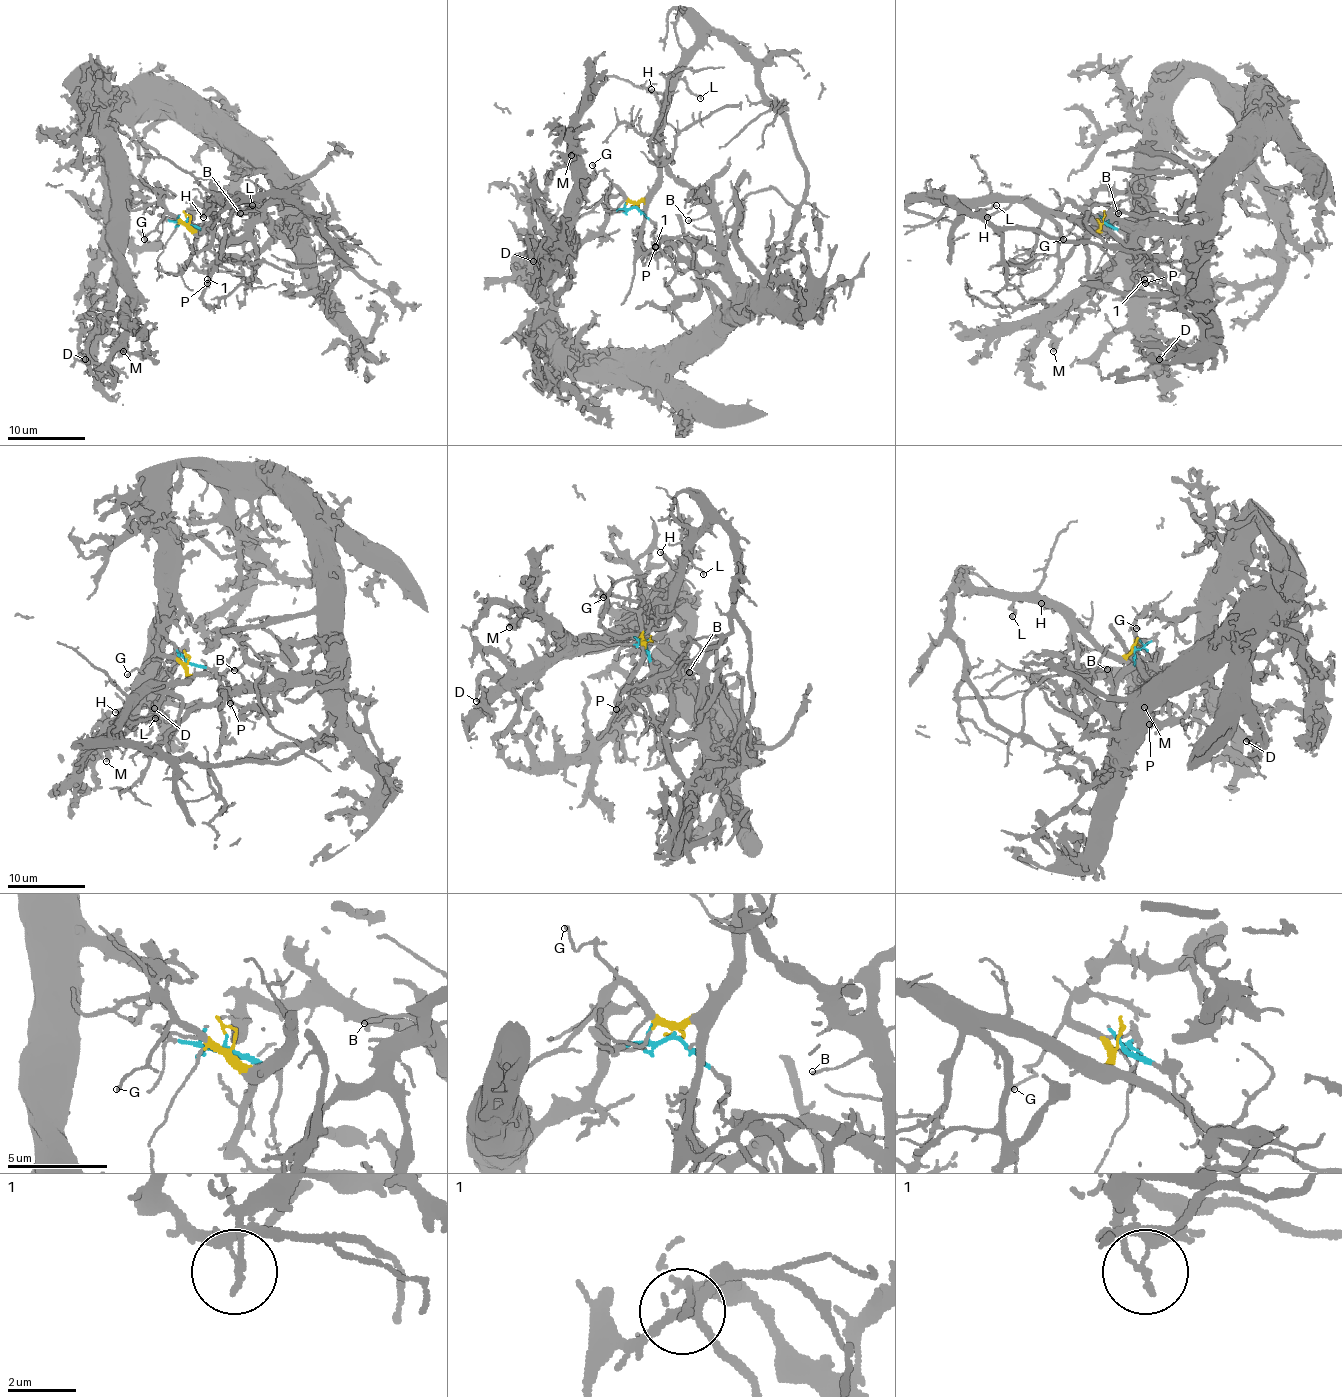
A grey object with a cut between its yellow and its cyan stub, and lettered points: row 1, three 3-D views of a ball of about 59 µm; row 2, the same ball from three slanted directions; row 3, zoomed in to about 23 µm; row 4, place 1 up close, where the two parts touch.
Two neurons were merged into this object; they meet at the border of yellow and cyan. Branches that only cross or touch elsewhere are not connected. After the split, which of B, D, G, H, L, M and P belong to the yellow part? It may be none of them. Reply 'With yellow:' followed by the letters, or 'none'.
With yellow: G, H, L, P

